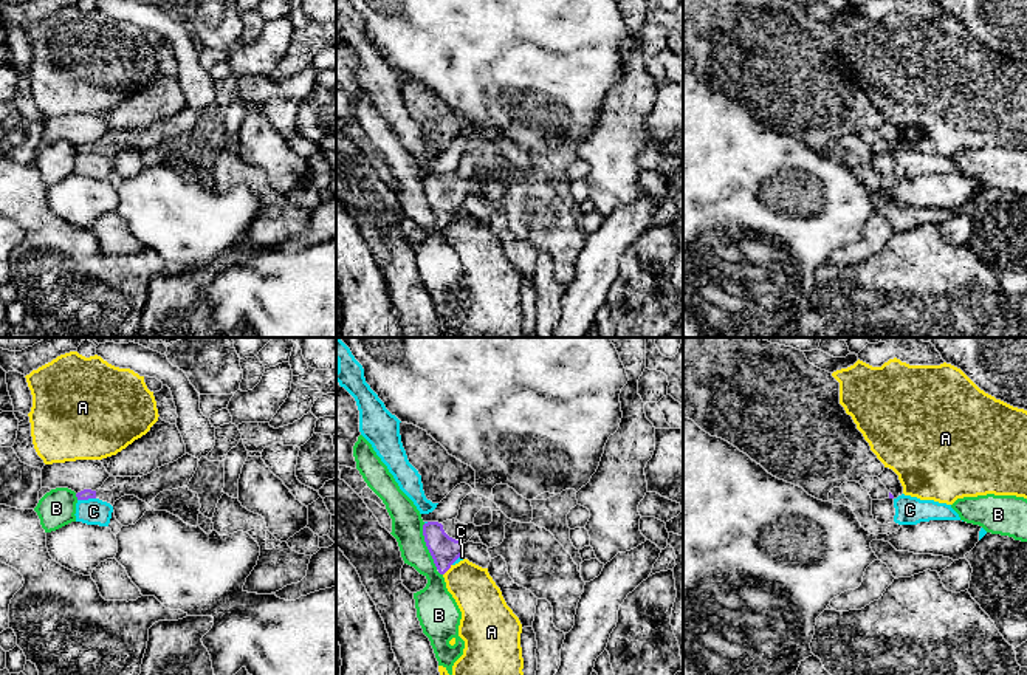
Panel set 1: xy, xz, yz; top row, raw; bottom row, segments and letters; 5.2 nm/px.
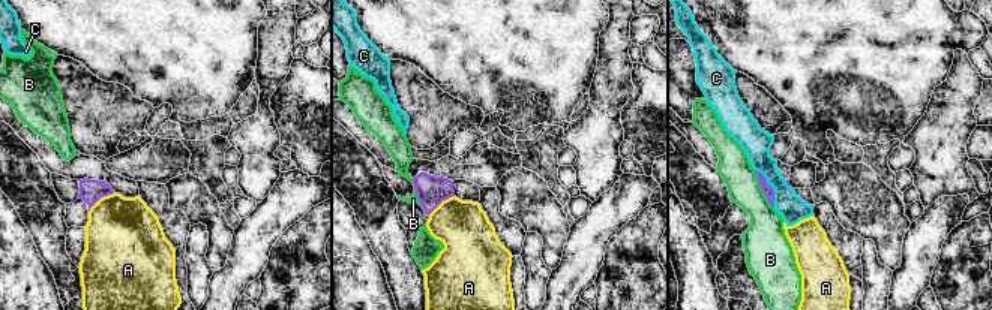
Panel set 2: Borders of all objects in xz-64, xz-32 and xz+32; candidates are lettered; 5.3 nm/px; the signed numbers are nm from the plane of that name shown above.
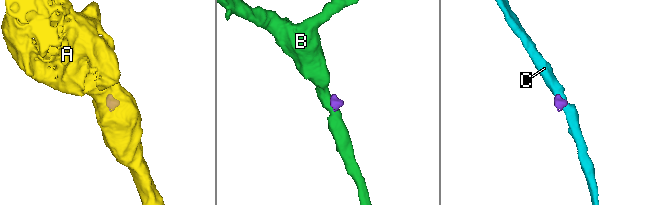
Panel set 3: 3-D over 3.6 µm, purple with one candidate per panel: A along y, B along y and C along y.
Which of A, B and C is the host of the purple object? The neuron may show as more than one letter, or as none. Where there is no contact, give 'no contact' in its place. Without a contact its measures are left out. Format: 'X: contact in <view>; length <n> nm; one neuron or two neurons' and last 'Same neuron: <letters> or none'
A: contact in xz; length 80 nm; two neurons
B: contact in xz; length 260 nm; two neurons
C: contact in xy; length 100 nm; two neurons
Same neuron: none

